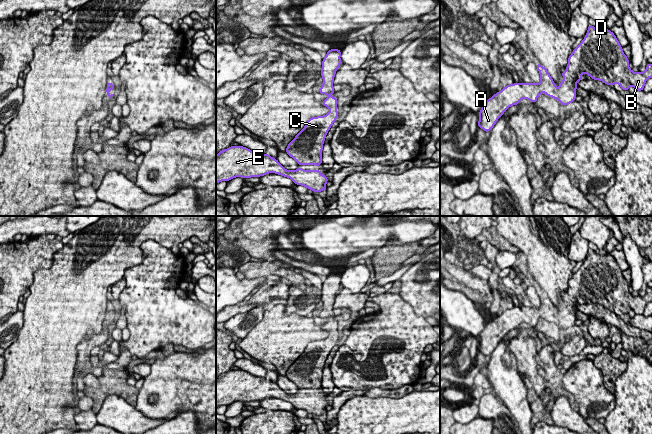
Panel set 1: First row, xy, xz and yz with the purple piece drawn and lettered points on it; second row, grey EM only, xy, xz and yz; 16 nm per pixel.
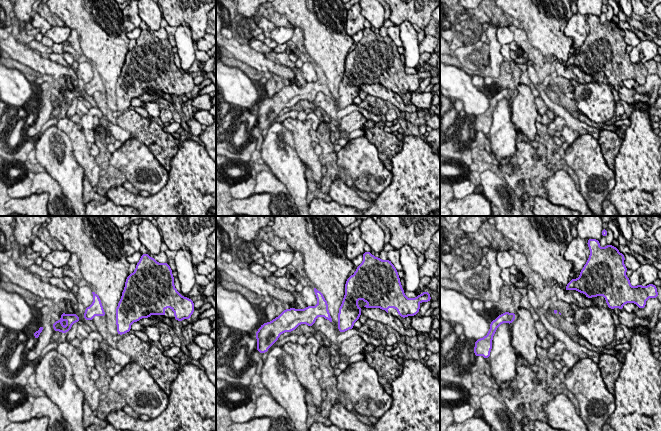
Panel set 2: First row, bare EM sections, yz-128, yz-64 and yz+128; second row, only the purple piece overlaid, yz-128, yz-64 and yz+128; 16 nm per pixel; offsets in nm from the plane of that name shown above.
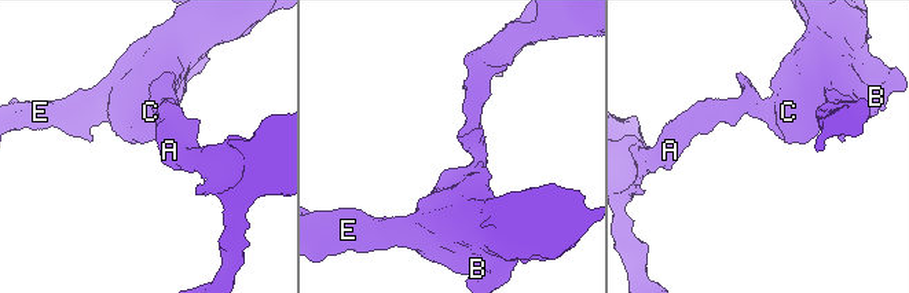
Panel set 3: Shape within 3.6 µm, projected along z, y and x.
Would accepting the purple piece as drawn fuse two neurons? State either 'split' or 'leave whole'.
leave whole

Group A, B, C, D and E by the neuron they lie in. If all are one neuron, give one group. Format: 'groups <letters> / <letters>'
groups A B C D E

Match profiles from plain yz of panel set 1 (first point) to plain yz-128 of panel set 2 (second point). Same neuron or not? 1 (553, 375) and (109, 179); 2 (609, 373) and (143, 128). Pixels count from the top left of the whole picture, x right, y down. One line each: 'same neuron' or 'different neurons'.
1: same neuron
2: same neuron

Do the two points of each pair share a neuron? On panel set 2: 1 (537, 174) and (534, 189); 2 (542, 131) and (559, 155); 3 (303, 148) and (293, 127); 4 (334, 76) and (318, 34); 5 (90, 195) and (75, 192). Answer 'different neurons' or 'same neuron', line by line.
1: same neuron
2: same neuron
3: same neuron
4: same neuron
5: different neurons

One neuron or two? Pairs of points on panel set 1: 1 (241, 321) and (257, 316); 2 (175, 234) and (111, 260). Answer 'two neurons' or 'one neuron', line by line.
1: one neuron
2: one neuron

